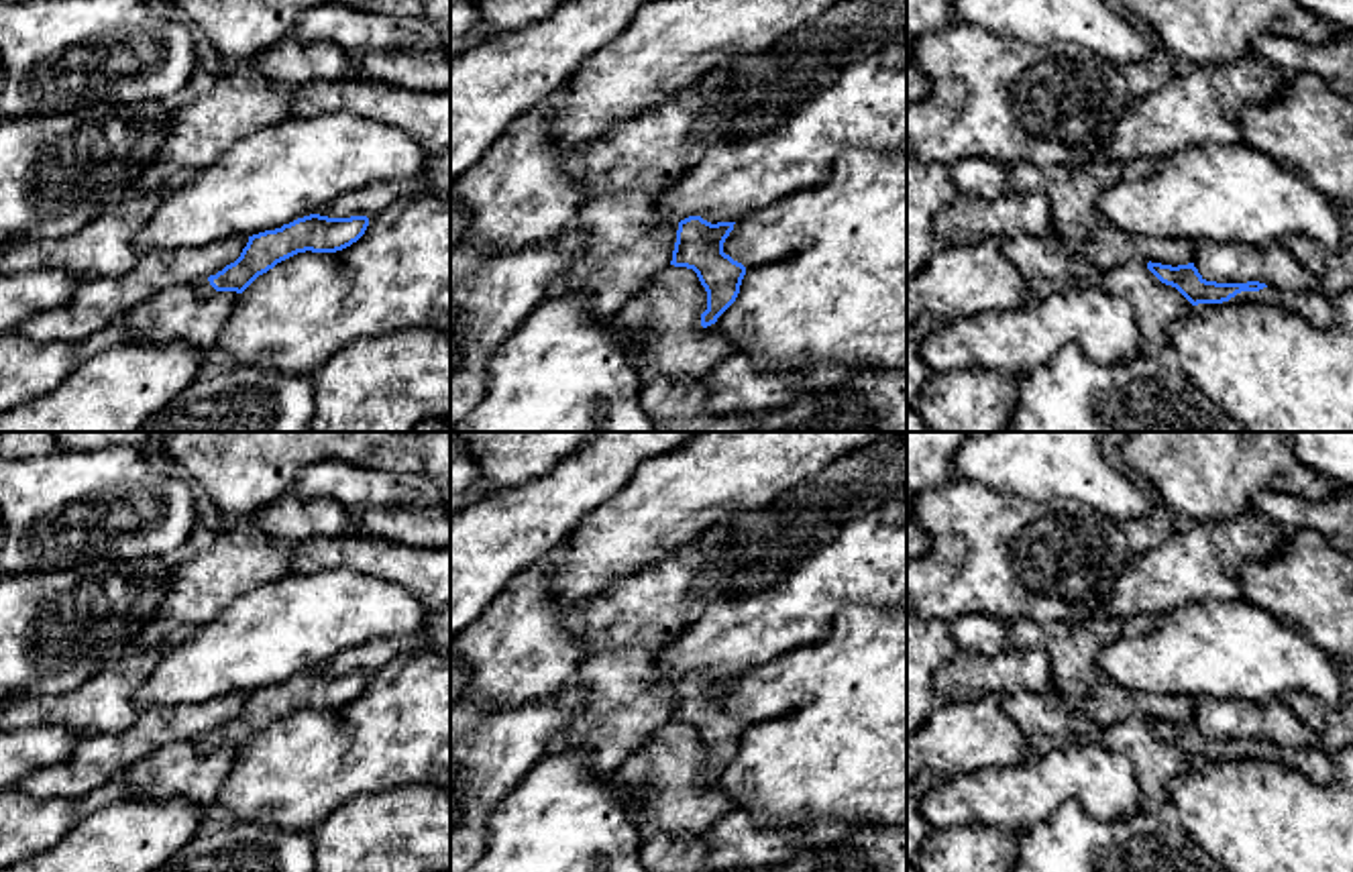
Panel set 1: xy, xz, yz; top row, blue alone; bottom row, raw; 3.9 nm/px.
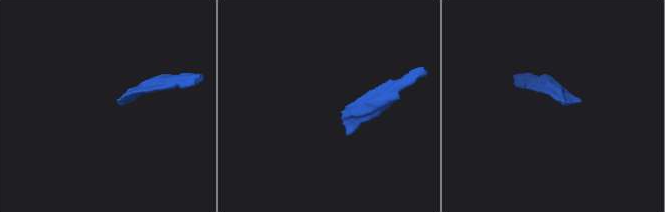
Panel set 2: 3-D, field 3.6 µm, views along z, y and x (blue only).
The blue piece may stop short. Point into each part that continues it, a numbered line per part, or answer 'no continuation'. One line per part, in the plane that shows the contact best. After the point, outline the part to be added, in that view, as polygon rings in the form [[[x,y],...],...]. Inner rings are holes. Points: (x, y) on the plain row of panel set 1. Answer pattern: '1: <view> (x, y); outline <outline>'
1: yz (1268, 750); outline [[[1263,744],[1259,748],[1241,748],[1235,754],[1229,756],[1231,760],[1243,760],[1243,758],[1265,758],[1265,760],[1284,760],[1288,758],[1276,744]]]

